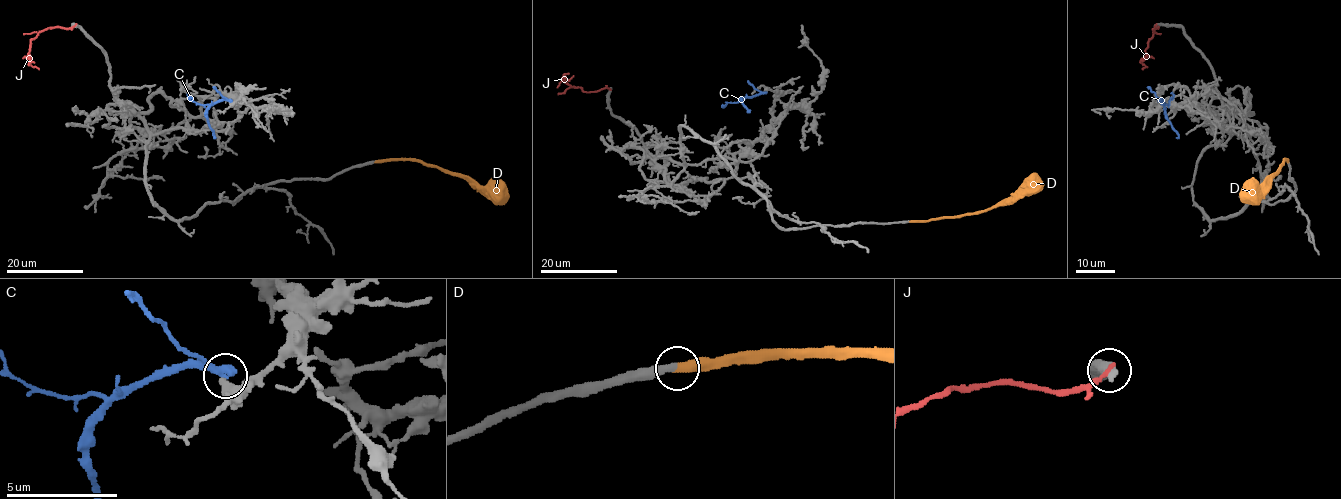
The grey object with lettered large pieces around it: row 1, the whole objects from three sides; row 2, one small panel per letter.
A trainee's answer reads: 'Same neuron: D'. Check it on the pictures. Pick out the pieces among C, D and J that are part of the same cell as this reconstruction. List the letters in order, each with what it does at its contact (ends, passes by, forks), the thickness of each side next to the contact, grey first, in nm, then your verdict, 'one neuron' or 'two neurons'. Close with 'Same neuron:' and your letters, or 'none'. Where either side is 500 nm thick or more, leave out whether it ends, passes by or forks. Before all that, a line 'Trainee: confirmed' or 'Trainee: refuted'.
Trainee: confirmed
C: it ends there; 460 nm thick on the grey side, 400 nm on the other; two neurons
D: it ends there; 280 nm thick on the grey side, 360 nm on the other; one neuron
J: it ends there; 460 nm thick on the grey side, 240 nm on the other; two neurons
Same neuron: D

